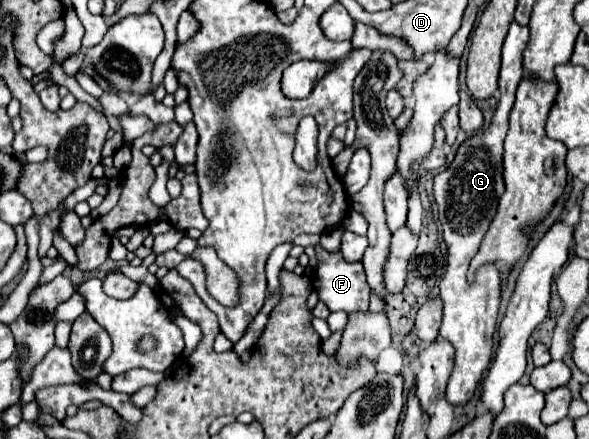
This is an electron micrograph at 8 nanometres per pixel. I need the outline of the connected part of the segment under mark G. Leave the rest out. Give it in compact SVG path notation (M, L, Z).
M518 22L510 24L508 36L502 46L502 68L498 76L498 90L500 100L496 112L492 116L492 124L480 132L474 132L468 140L464 140L454 156L454 160L434 176L434 200L438 206L438 218L442 224L442 238L448 248L448 268L444 278L440 280L440 298L444 300L444 318L440 326L440 336L452 342L454 354L454 368L448 378L446 396L452 404L466 404L486 366L492 360L492 344L494 344L494 328L500 304L500 274L494 264L484 264L478 272L474 282L468 282L466 270L472 256L478 252L480 242L496 214L498 200L504 194L504 178L502 178L502 142L508 132L508 112L514 104L516 88L524 76L522 68L522 52L528 44L530 30L528 26L520 26Z

